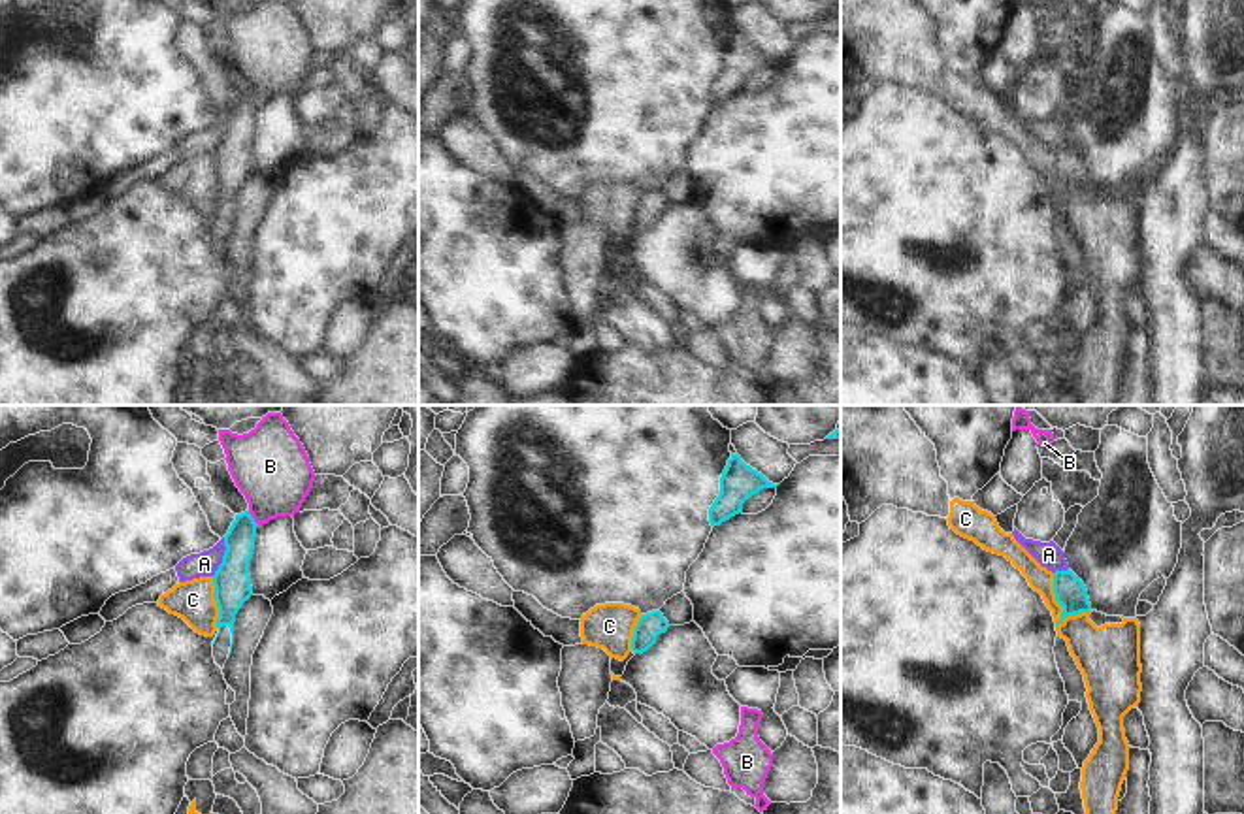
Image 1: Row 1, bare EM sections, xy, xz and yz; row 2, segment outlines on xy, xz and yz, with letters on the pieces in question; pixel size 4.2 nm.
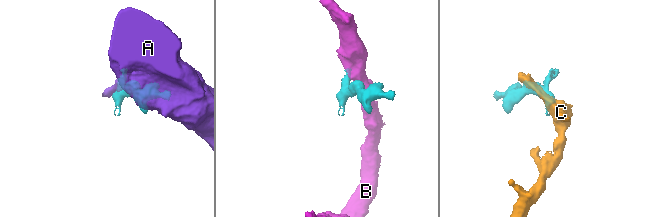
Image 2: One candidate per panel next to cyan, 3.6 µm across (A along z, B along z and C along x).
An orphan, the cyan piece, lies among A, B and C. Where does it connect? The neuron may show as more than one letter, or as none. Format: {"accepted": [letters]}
{"accepted": []}

